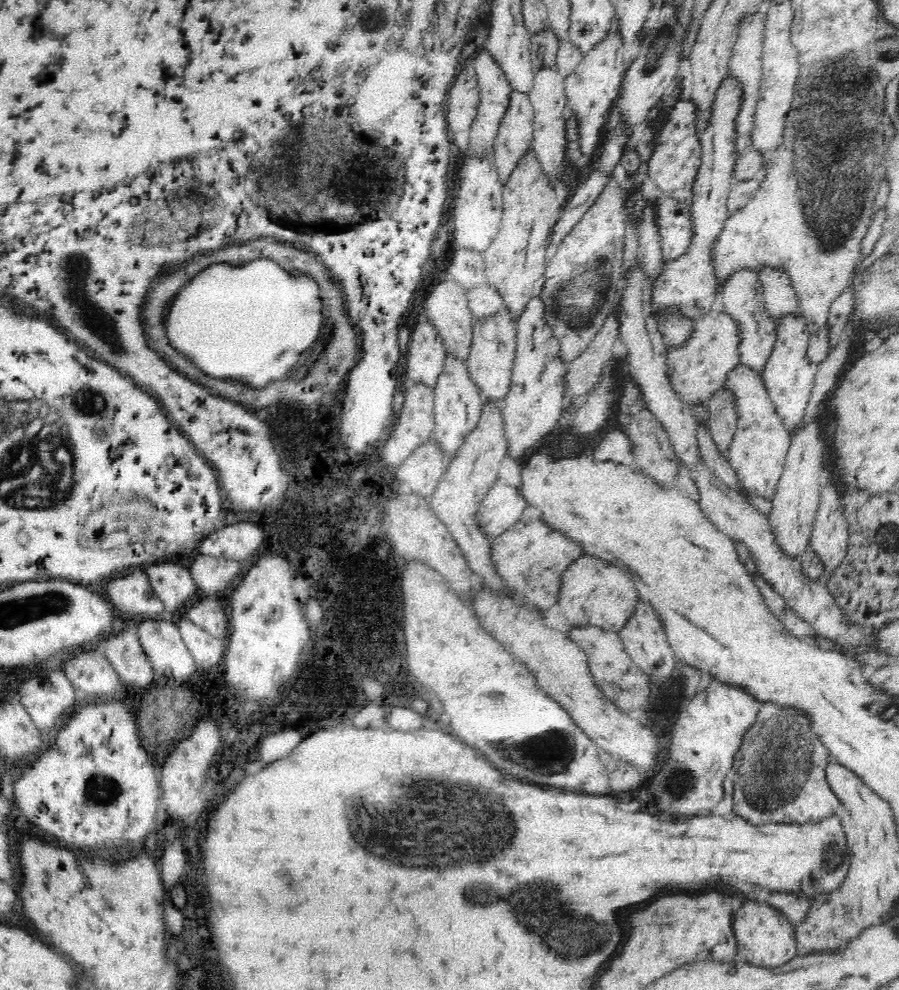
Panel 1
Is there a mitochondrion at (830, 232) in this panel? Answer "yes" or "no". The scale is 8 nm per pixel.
yes

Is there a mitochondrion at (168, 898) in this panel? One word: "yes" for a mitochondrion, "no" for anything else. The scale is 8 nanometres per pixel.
no

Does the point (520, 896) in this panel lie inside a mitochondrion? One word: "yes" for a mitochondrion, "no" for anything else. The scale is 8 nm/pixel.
yes

